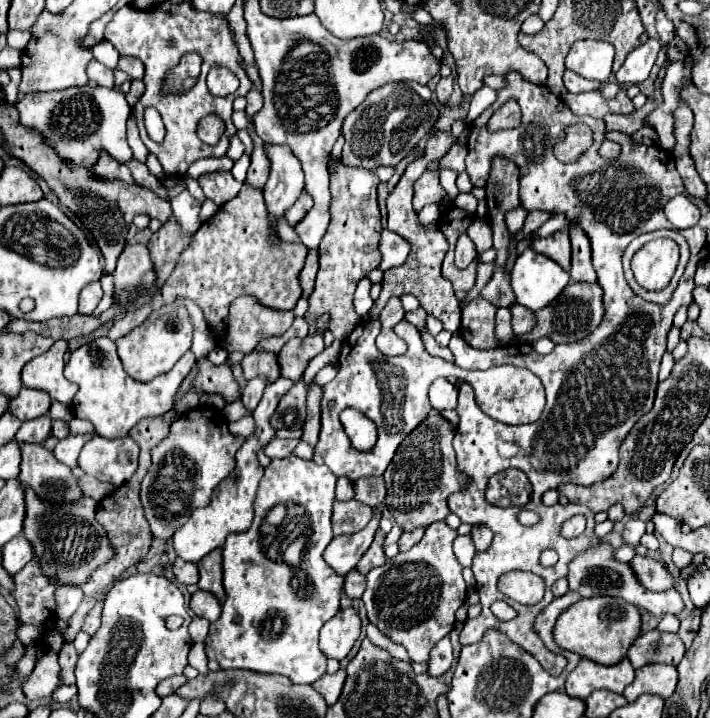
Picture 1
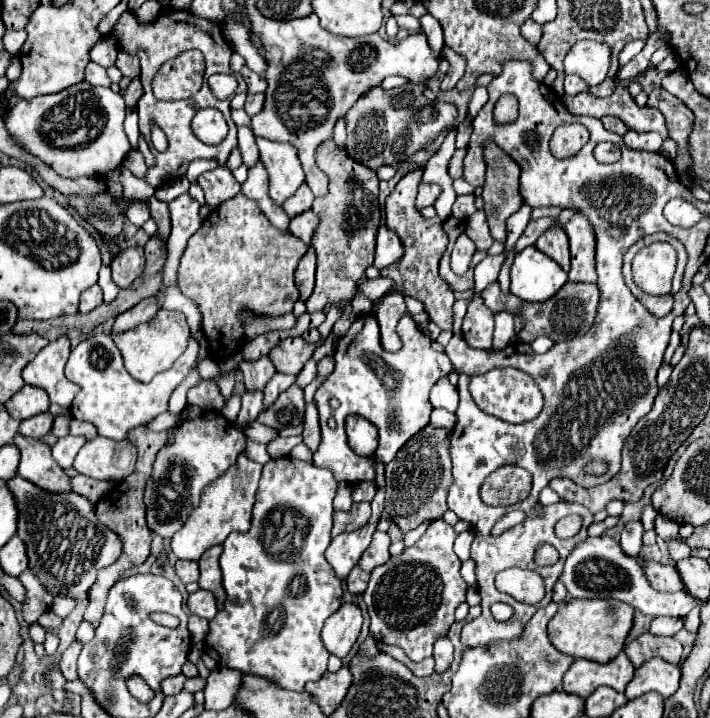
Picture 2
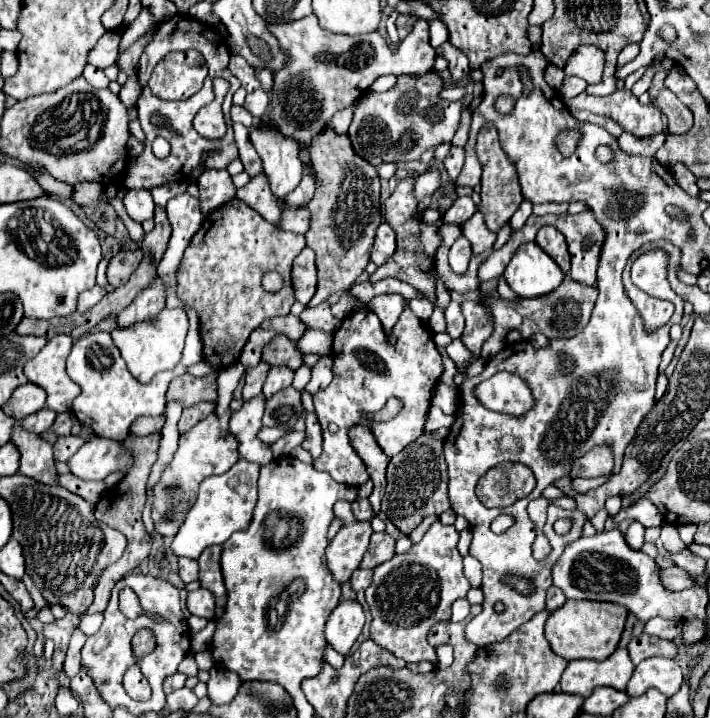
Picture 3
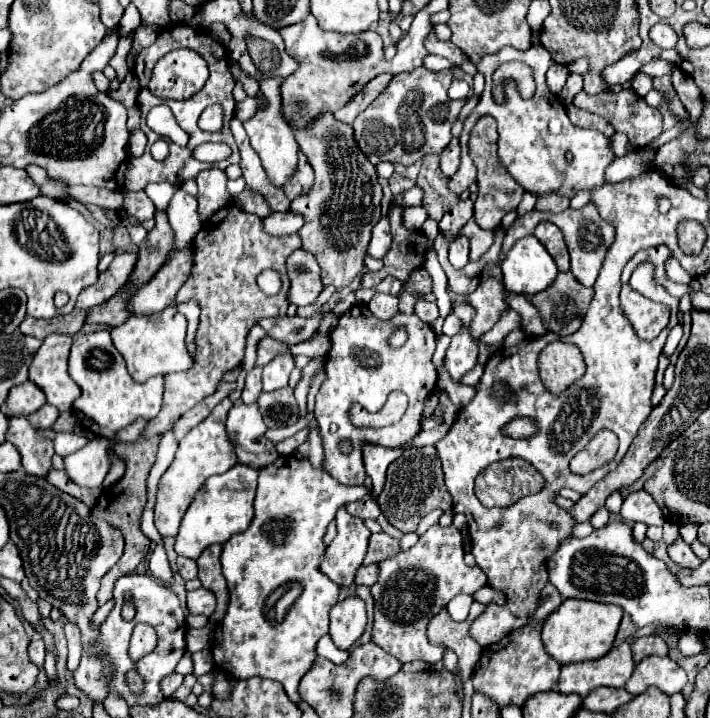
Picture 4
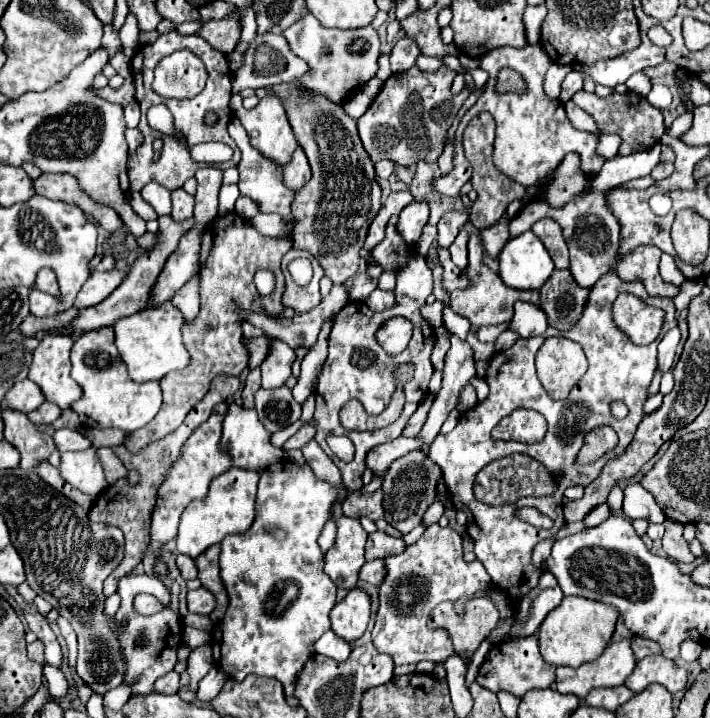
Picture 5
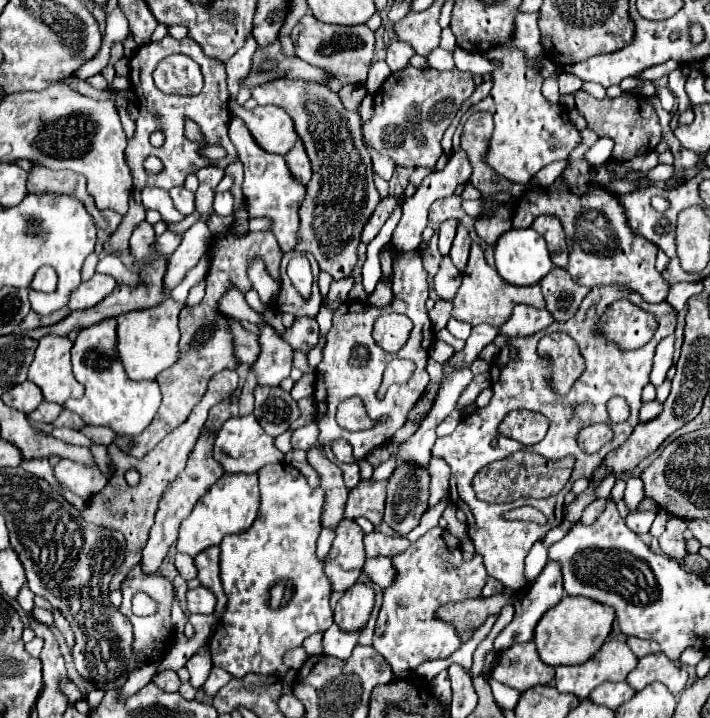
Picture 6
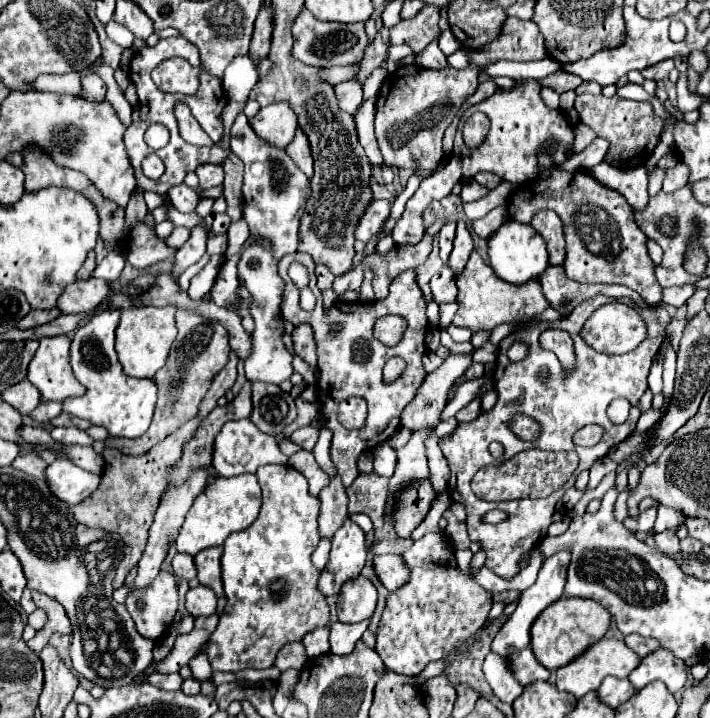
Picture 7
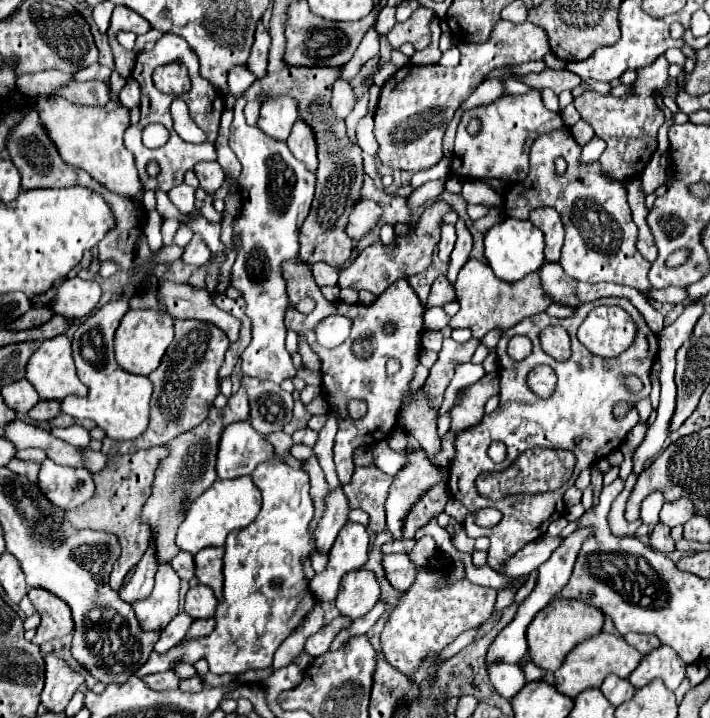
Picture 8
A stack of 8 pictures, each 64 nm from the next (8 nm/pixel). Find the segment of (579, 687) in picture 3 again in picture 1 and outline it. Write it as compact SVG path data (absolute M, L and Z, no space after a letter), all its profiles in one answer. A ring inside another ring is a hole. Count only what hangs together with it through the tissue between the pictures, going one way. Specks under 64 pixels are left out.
M582 658L580 664L566 678L566 692L574 698L586 698L594 690L612 690L624 692L624 688L634 680L634 668L628 658L622 658L614 666L600 666L588 658Z

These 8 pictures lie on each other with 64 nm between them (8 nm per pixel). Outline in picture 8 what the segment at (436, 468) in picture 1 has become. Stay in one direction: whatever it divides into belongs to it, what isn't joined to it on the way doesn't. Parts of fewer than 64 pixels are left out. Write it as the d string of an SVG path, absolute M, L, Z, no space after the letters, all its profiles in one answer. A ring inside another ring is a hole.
M436 484L434 488L430 488L412 508L412 512L408 514L406 522L404 522L404 538L414 538L414 534L426 526L432 518L436 518L440 512L444 512L446 502L450 500L448 494L448 486L446 484Z

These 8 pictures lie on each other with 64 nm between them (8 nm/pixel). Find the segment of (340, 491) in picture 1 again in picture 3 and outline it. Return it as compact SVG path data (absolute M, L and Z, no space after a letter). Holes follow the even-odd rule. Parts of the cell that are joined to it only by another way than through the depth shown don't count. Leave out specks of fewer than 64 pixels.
M354 426L350 430L350 440L352 440L354 450L362 458L362 462L366 464L366 470L370 474L370 480L374 482L374 492L370 495L369 501L373 510L378 512L378 508L381 508L384 488L386 488L384 472L386 472L386 466L390 462L390 456L386 456L382 452L382 448L378 446L378 442L370 434L370 430L364 428L364 426ZM336 502L334 514L344 522L344 526L326 548L326 568L338 584L344 584L350 580L352 572L358 570L372 536L372 528L370 522L358 522L354 518L348 502Z

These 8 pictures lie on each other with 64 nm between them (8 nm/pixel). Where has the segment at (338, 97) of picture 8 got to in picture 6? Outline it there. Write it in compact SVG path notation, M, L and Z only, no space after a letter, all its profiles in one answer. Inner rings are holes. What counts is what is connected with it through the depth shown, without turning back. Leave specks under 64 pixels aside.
M346 84L346 86L340 88L338 96L340 96L344 108L348 108L348 110L356 110L356 108L360 106L362 98L366 96L366 90L364 90L362 84Z

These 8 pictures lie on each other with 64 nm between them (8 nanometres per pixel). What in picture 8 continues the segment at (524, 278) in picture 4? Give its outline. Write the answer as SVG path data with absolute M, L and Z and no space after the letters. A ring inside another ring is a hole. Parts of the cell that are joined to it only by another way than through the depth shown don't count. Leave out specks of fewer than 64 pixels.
M504 218L496 226L492 226L484 234L484 246L486 246L486 260L494 274L500 280L516 282L524 278L530 272L536 272L544 264L544 236L542 232L530 222L530 220L516 220L516 218Z

